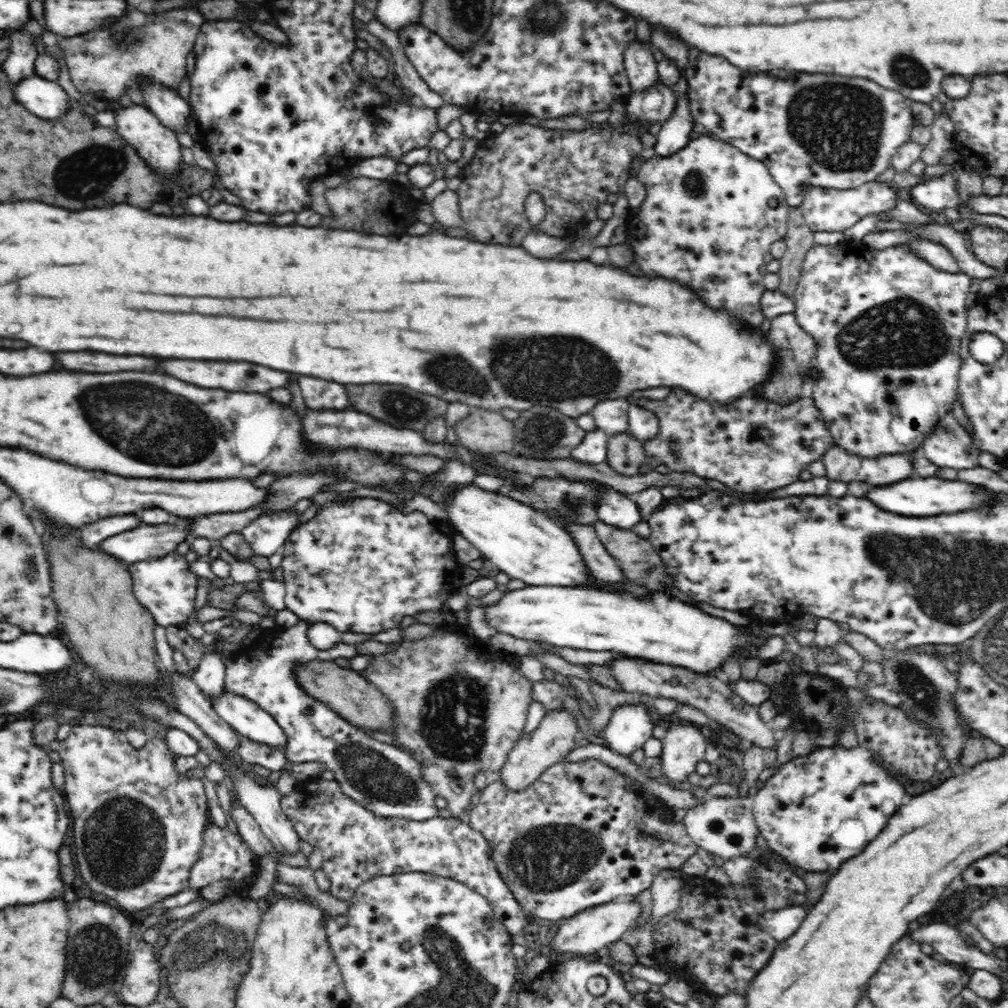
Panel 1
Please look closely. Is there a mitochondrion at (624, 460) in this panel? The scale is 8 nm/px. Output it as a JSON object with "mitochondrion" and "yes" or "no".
{"mitochondrion":"no"}

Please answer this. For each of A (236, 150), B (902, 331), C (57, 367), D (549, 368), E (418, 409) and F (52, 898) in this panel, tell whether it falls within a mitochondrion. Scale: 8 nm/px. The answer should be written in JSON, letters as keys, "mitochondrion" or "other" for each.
{"A":"other","B":"mitochondrion","C":"other","D":"mitochondrion","E":"mitochondrion","F":"other"}

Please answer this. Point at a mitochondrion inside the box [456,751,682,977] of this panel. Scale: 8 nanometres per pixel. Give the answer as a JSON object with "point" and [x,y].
{"point":[546,860]}

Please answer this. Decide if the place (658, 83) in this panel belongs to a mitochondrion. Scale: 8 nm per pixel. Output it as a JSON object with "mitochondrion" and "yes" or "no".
{"mitochondrion":"no"}

